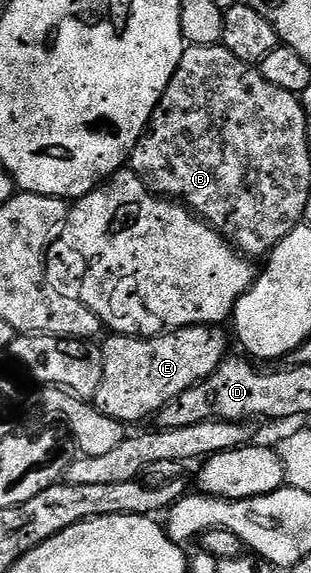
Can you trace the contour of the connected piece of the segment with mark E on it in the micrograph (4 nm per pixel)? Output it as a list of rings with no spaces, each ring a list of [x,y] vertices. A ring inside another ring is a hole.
[[[189,325],[163,332],[163,337],[107,336],[107,341],[100,345],[104,375],[92,399],[94,408],[127,427],[149,417],[151,420],[161,409],[184,395],[184,391],[206,381],[222,366],[228,356],[224,330],[212,325]]]

